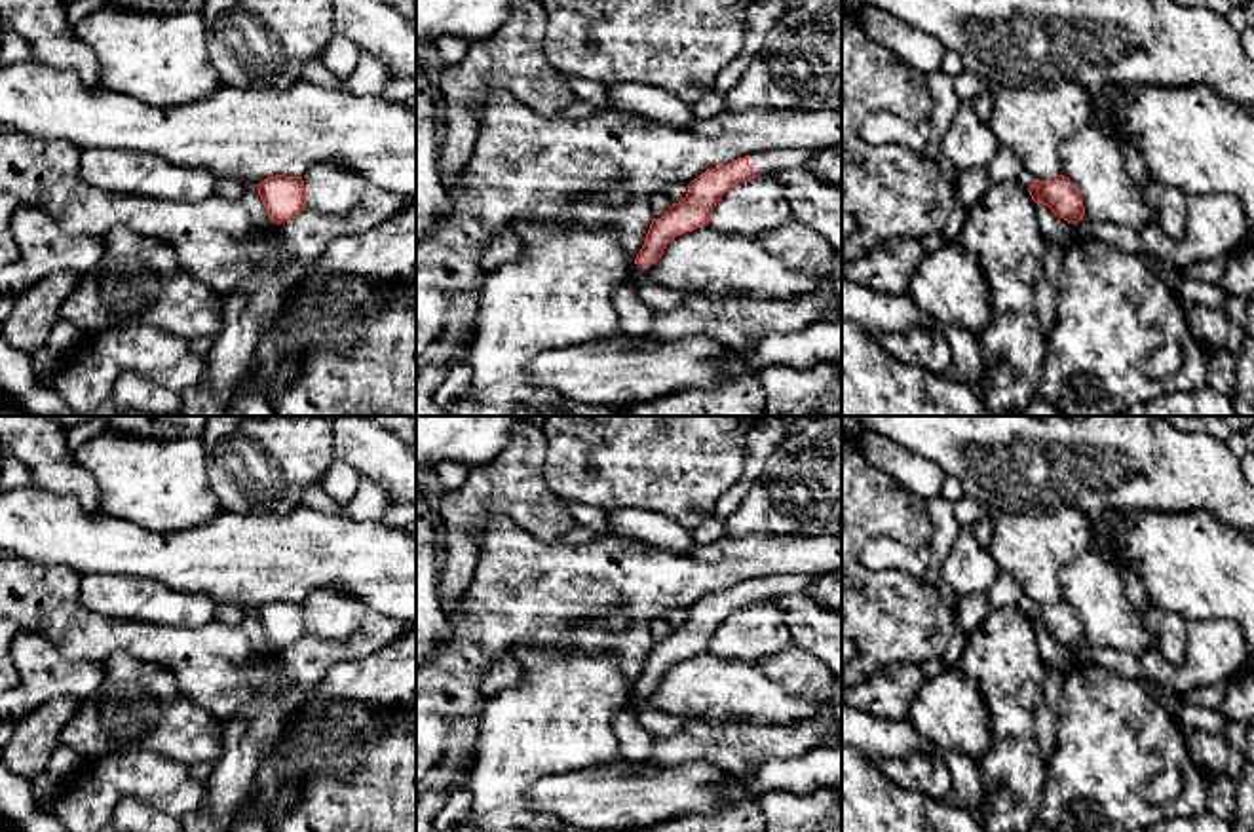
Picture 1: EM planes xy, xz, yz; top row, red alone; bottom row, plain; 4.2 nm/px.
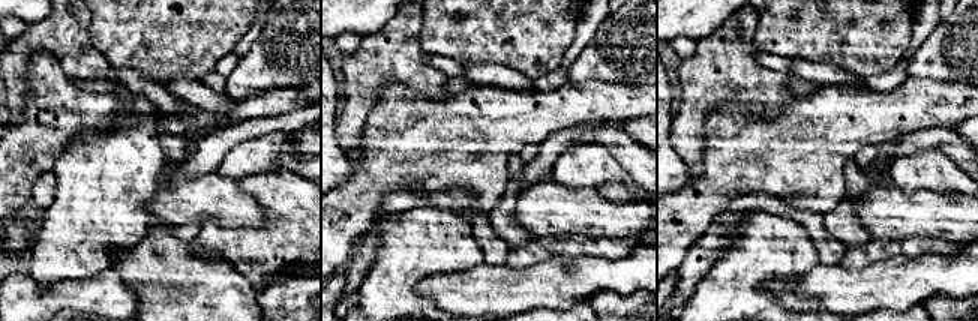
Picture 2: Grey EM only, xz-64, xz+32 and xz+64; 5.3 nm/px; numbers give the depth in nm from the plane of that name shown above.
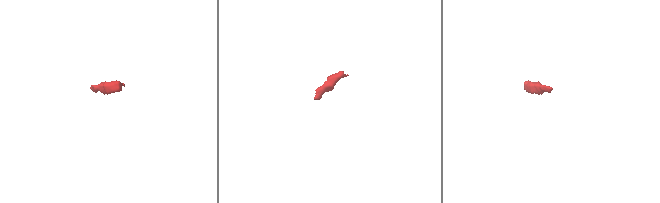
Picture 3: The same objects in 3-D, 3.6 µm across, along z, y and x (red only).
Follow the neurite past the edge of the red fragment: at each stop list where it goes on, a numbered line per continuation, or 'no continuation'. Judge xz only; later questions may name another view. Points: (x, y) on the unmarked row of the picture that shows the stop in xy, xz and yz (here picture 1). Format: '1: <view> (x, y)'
1: xz (764, 587)
2: xz (660, 724)

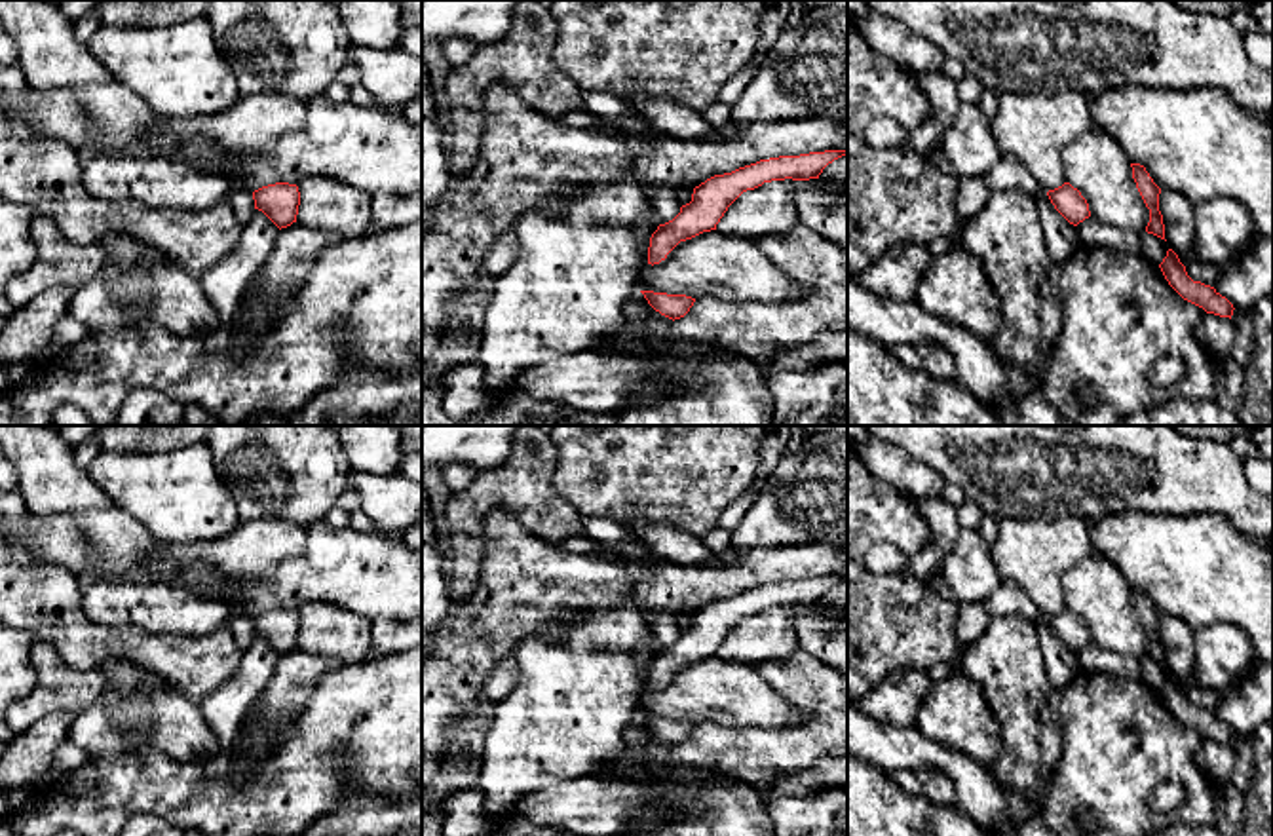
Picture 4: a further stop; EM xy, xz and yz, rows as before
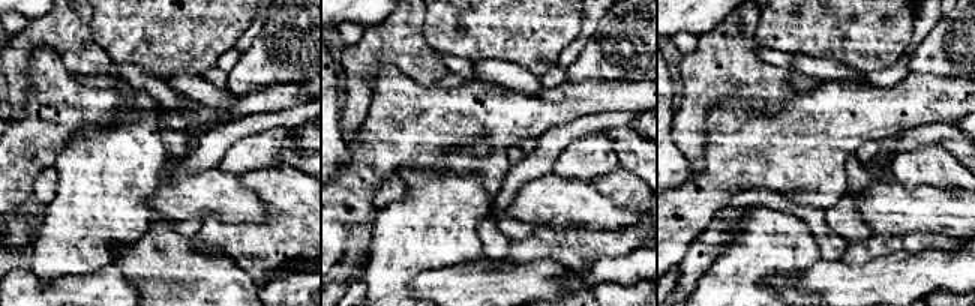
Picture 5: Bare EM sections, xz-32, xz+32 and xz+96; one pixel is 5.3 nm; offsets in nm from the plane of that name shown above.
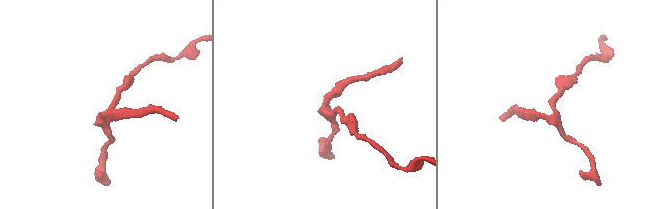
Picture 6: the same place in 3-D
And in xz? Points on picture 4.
no continuation

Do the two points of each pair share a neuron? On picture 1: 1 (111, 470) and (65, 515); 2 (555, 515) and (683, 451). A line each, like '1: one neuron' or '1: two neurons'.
1: two neurons
2: two neurons

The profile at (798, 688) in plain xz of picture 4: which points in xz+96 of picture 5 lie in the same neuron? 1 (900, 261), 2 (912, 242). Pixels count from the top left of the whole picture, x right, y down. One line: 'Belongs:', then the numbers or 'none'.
Belongs: 2

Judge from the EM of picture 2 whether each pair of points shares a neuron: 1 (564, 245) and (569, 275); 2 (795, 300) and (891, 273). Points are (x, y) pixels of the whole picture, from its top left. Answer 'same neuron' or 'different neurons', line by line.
1: different neurons
2: same neuron

